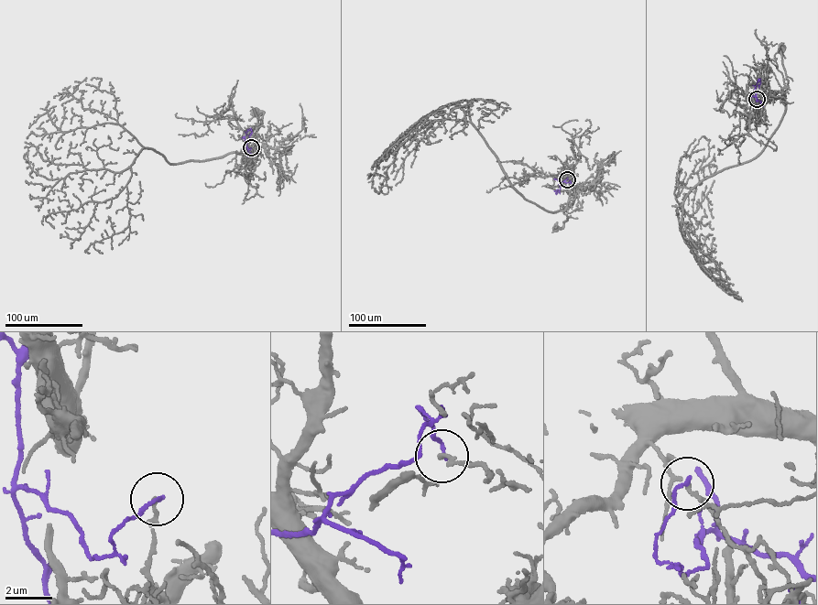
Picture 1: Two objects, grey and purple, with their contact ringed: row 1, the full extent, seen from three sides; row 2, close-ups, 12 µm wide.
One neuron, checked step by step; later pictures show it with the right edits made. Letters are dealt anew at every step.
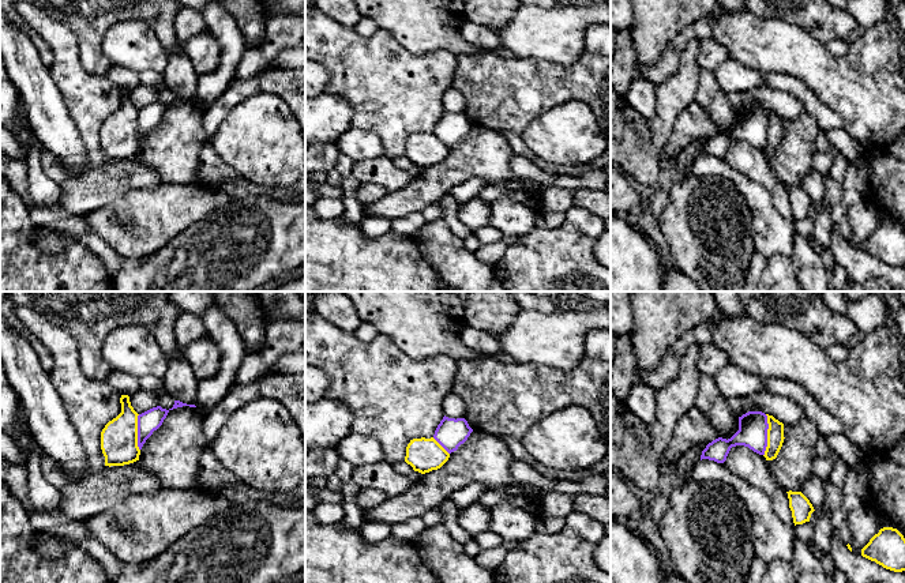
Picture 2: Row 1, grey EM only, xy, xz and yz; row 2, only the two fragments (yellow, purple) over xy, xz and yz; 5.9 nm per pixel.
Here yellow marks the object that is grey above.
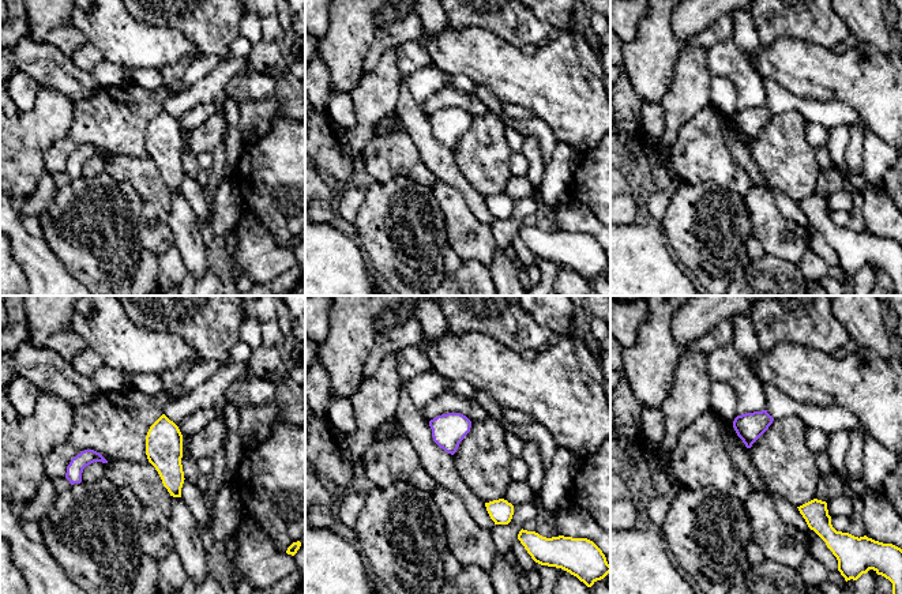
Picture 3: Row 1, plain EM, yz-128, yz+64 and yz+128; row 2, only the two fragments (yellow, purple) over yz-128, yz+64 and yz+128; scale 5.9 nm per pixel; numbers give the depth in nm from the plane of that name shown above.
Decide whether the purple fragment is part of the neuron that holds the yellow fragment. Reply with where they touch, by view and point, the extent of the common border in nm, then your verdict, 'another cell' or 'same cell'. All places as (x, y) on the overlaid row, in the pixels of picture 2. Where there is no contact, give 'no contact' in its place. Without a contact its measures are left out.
yz (768, 435) | 240 nm | another cell

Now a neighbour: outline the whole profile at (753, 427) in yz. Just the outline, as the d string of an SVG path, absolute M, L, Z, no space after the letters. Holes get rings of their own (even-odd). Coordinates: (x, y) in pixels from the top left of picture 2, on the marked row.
M748 411L739 417L739 430L731 439L718 437L702 451L701 460L724 463L732 447L744 445L759 455L767 447L767 415L762 411Z

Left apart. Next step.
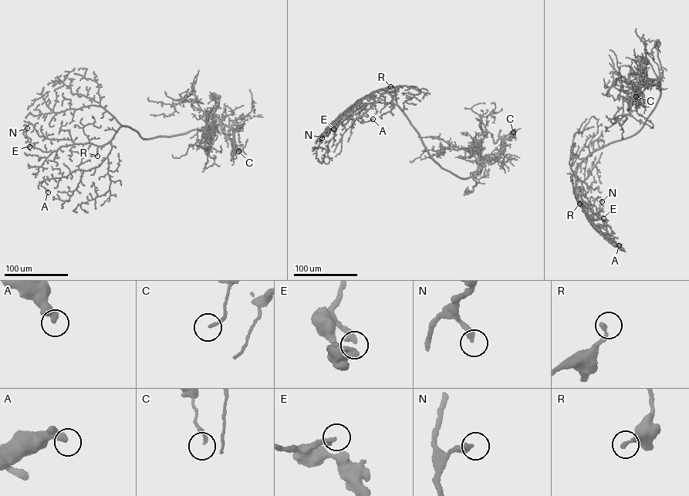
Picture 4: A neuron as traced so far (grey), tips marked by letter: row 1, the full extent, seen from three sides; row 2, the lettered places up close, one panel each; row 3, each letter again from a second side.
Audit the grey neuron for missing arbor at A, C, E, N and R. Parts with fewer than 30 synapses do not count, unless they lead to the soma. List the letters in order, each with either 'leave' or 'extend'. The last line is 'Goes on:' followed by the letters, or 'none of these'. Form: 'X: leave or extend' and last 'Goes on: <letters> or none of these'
A: leave
C: leave
E: leave
N: leave
R: leave
Goes on: none of these

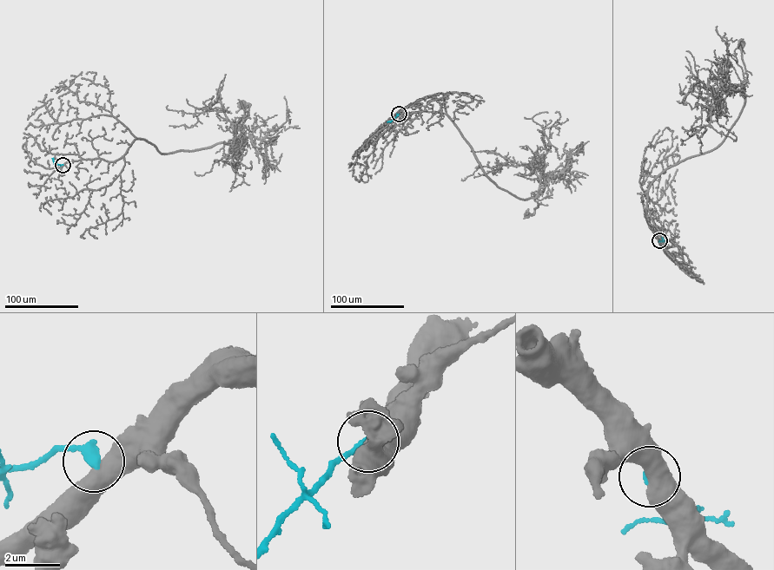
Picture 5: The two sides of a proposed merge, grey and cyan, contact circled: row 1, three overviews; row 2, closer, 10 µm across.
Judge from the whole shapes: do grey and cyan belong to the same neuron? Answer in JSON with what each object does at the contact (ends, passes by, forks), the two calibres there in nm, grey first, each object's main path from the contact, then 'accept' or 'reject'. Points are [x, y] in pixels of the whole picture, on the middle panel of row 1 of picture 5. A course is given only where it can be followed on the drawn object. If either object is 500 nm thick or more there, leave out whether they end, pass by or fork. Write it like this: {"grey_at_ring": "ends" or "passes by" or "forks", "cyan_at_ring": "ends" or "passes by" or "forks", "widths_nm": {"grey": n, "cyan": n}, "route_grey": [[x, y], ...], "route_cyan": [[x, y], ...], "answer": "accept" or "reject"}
{"widths_nm": {"grey": 500, "cyan": 440}, "route_grey": [[399, 114], [420, 99], [442, 93], [446, 114], [486, 175], [517, 197], [540, 202], [534, 213], [527, 213]], "route_cyan": [[399, 114], [387, 121]], "answer": "reject"}

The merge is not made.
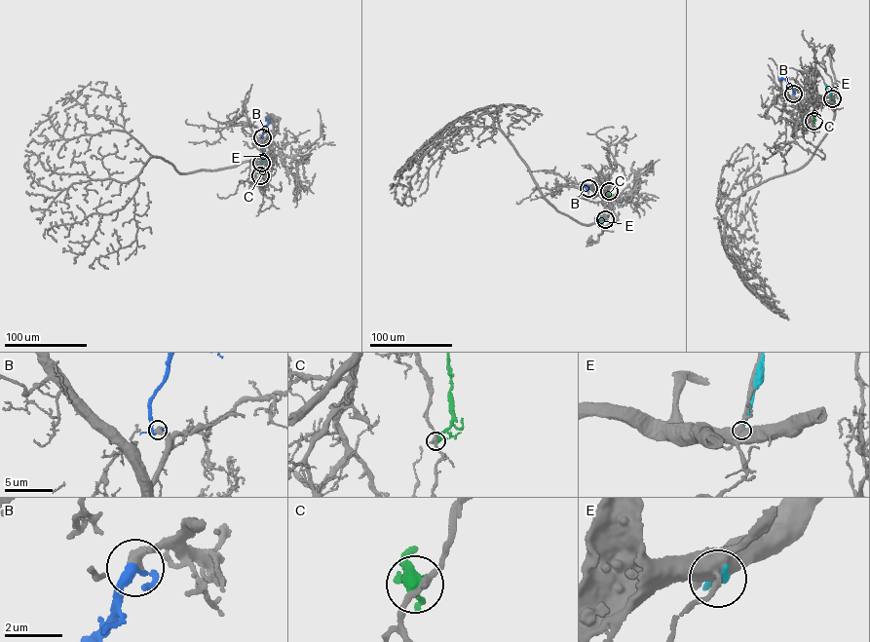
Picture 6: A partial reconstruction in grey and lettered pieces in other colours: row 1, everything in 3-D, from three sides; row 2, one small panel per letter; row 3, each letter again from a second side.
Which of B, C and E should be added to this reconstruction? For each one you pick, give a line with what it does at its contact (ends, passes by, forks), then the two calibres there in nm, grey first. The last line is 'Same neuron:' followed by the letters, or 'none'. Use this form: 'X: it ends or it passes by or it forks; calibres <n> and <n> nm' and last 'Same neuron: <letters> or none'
B: it passes by; calibres 320 and 280 nm
Same neuron: B

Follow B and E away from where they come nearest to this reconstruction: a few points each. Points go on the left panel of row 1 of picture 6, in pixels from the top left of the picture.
B: (262, 137), (269, 123), (265, 119)
E: (261, 163), (264, 147)

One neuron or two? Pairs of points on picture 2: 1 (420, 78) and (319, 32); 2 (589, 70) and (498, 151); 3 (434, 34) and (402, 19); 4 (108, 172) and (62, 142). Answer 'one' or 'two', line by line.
1: one
2: two
3: one
4: two

